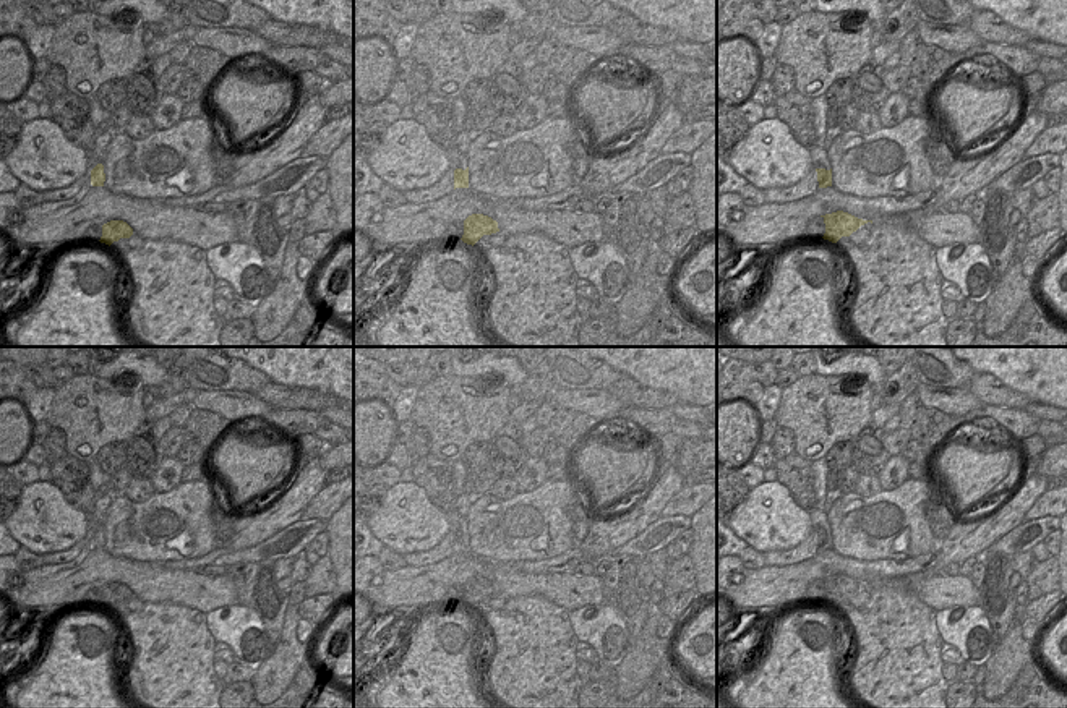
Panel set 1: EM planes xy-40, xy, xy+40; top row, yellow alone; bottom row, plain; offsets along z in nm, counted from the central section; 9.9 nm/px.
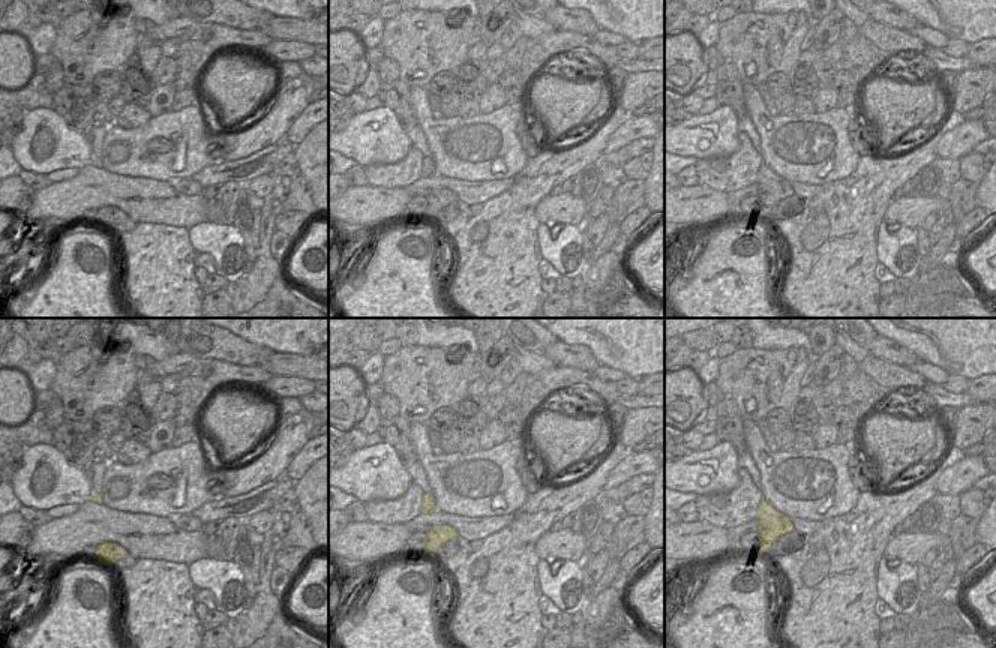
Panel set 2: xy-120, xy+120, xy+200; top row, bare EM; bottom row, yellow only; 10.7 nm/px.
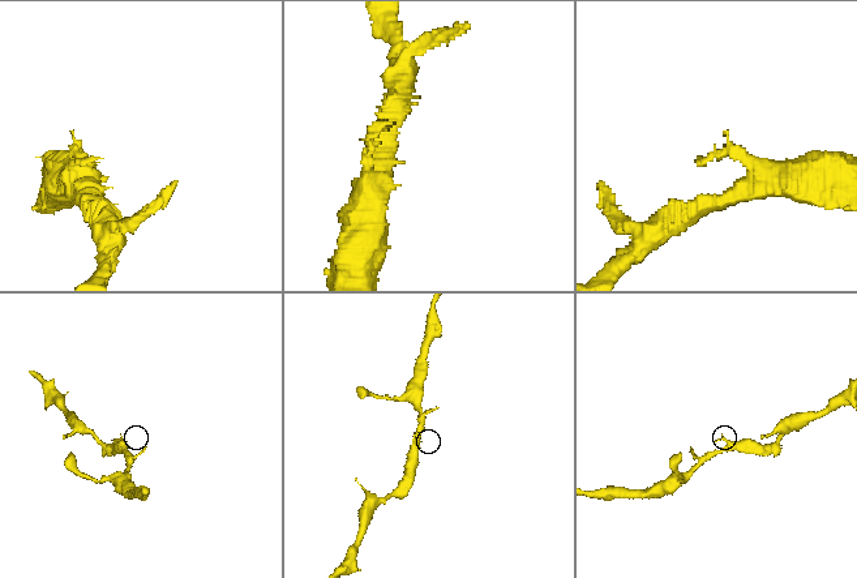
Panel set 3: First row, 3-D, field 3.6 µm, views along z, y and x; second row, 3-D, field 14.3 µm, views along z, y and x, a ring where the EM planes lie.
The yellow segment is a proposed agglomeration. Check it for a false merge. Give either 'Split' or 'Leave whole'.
Leave whole.

